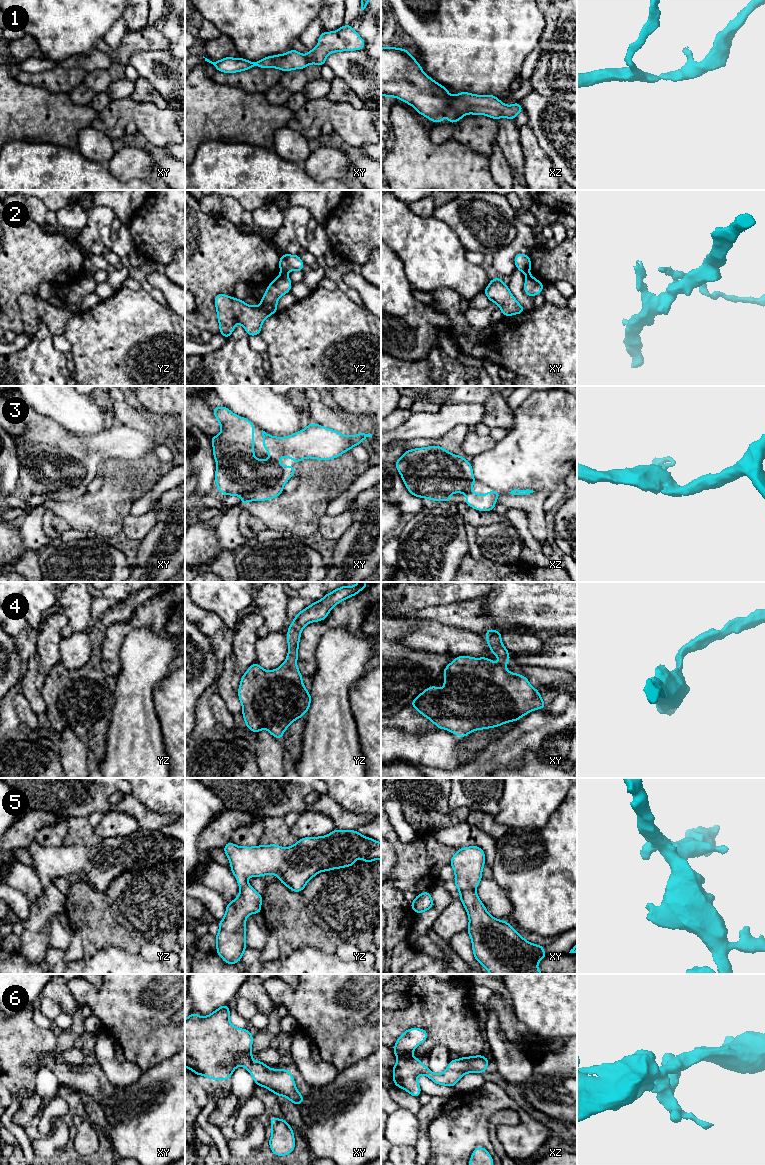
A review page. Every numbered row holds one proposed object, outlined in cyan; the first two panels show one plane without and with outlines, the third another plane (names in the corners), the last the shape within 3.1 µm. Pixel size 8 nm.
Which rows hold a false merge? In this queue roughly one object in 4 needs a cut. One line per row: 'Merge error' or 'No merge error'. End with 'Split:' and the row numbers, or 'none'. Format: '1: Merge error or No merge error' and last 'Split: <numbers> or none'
1: No merge error
2: Merge error
3: No merge error
4: No merge error
5: No merge error
6: No merge error
Split: 2

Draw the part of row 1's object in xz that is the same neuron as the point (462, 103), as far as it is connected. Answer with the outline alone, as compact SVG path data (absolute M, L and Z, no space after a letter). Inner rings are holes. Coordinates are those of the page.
M394 47L381 48L381 95L404 101L436 123L441 123L446 115L453 124L468 113L514 120L523 111L519 102L505 105L495 95L460 92L452 97L444 86L423 72L406 49Z

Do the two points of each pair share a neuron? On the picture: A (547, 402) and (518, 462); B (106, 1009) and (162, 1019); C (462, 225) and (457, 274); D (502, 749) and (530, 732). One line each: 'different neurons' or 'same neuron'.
A: same neuron
B: same neuron
C: different neurons
D: same neuron

